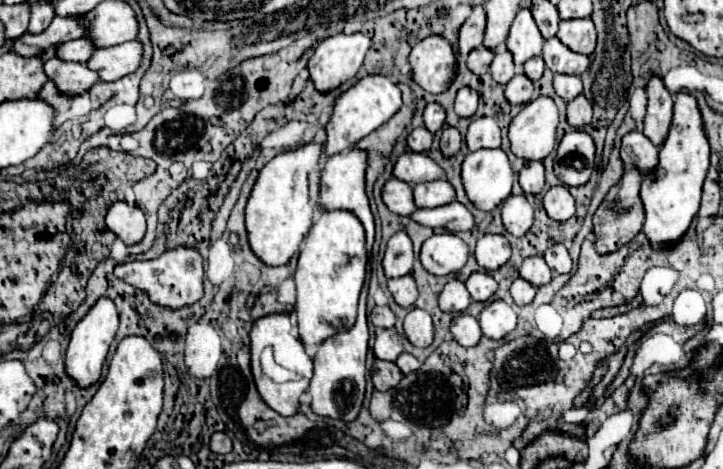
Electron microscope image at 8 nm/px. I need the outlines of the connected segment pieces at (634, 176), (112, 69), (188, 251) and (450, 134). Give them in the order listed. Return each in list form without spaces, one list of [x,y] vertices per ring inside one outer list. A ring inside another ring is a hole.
[[[627,167],[621,181],[617,185],[613,185],[609,189],[609,193],[605,195],[603,203],[599,205],[599,209],[593,215],[593,233],[597,237],[595,241],[595,249],[605,255],[605,253],[613,253],[617,249],[621,249],[623,245],[627,245],[643,227],[645,221],[645,211],[643,211],[643,203],[639,197],[639,185],[641,185],[641,171],[635,167]]]
[[[127,41],[115,47],[95,49],[89,57],[87,65],[99,73],[101,81],[117,81],[129,73],[133,73],[141,63],[141,43]]]
[[[179,245],[175,249],[167,249],[163,255],[151,261],[121,263],[115,267],[115,275],[121,281],[145,291],[151,303],[169,309],[181,309],[185,305],[193,305],[203,297],[203,257],[195,247]]]
[[[445,127],[441,133],[441,151],[443,155],[455,155],[461,147],[461,133],[455,127]]]

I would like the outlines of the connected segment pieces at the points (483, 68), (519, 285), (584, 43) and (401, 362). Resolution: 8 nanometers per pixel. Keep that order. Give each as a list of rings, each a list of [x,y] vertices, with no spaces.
[[[479,47],[479,49],[473,49],[473,51],[469,53],[467,65],[469,65],[469,69],[471,69],[473,73],[483,75],[483,73],[489,71],[489,65],[491,65],[493,57],[495,57],[495,51],[491,51],[491,49],[487,49],[487,47]]]
[[[521,277],[515,279],[513,285],[511,285],[513,301],[515,301],[515,305],[519,305],[519,307],[529,305],[529,303],[533,301],[535,293],[537,293],[537,287],[533,287],[529,281],[525,281],[525,279],[521,279]]]
[[[591,17],[567,19],[567,21],[559,23],[557,37],[571,51],[577,51],[577,53],[583,53],[583,55],[591,55],[593,49],[595,49],[597,31],[595,31],[595,25],[593,25]]]
[[[401,353],[395,363],[397,363],[397,367],[401,369],[403,375],[407,375],[407,373],[411,373],[411,371],[417,371],[417,369],[421,367],[421,363],[419,363],[413,355],[409,355],[409,353]]]

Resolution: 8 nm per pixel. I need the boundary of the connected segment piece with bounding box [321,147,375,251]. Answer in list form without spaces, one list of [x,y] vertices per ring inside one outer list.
[[[347,149],[343,153],[331,155],[325,159],[325,167],[321,173],[321,207],[325,211],[335,211],[335,209],[347,209],[359,217],[359,221],[365,227],[367,233],[367,251],[371,251],[373,237],[375,237],[375,221],[373,213],[369,209],[369,197],[365,193],[365,169],[367,169],[367,151],[363,149]]]

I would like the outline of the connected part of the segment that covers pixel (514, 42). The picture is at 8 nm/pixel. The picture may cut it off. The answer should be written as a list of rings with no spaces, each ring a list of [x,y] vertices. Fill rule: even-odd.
[[[521,9],[511,25],[509,37],[507,37],[507,49],[515,57],[515,69],[517,73],[523,71],[523,63],[535,55],[541,55],[545,39],[541,37],[533,15],[529,9]]]

